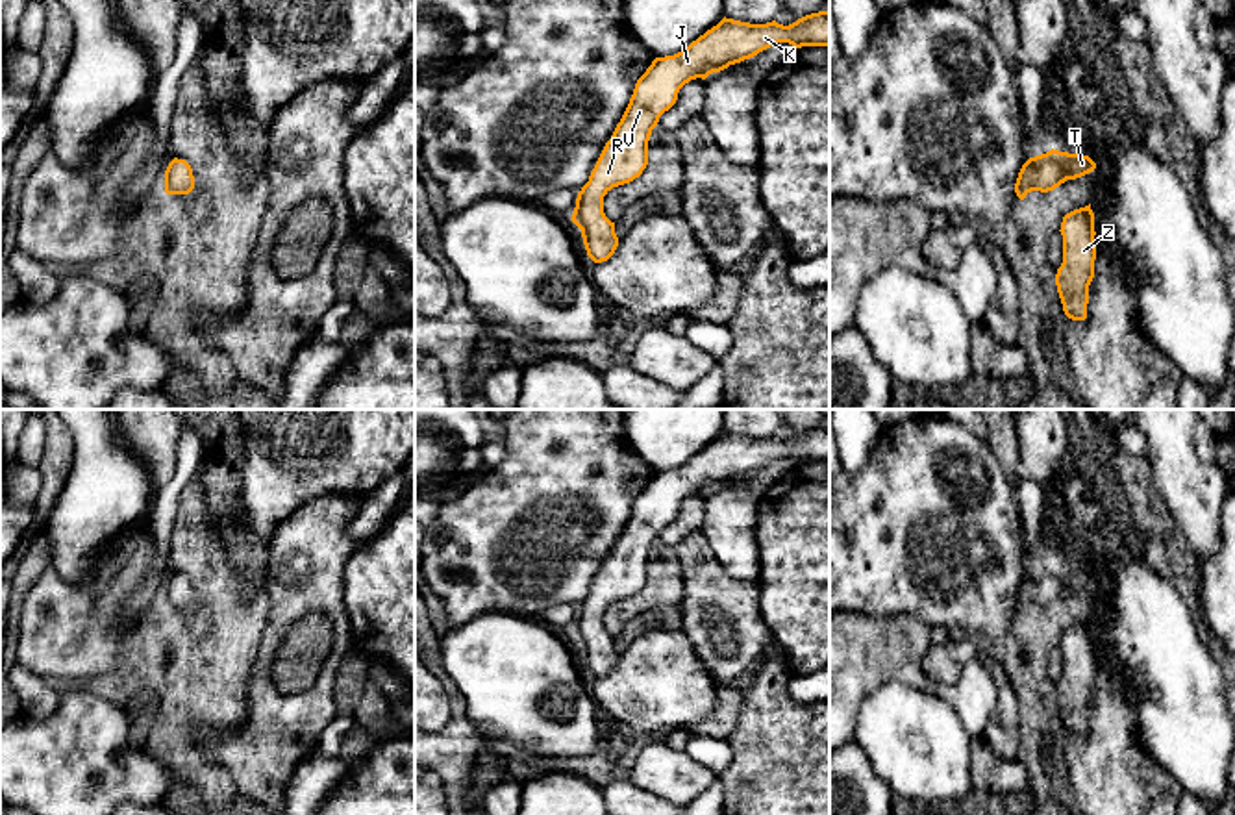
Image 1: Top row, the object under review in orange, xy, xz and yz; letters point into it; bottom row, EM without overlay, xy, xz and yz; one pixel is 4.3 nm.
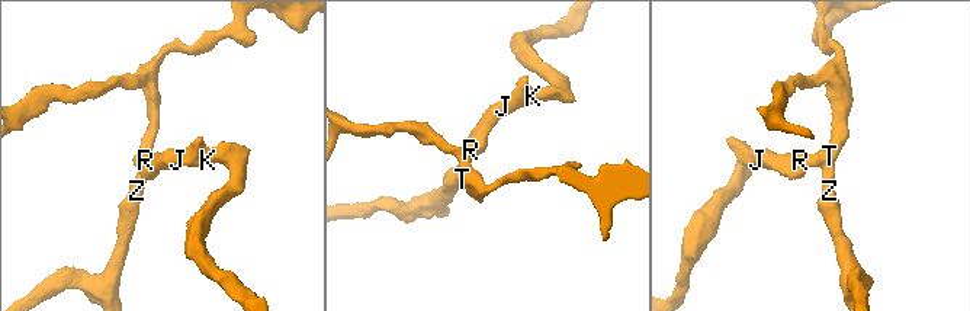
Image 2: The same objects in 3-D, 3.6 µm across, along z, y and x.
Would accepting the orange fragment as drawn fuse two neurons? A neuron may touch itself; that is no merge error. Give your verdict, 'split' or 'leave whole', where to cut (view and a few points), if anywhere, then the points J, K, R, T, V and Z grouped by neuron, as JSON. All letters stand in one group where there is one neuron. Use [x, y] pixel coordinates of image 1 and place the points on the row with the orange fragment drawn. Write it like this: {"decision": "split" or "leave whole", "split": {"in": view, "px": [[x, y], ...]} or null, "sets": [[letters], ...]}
{"decision": "leave whole", "split": null, "sets": [["J", "K", "R", "T", "V", "Z"]]}

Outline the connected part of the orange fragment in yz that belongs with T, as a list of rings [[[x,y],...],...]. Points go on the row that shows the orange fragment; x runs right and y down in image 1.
[[[1050,150],[1029,157],[1017,178],[1015,193],[1020,200],[1031,191],[1048,193],[1067,180],[1081,178],[1096,169],[1096,163],[1083,154]]]

